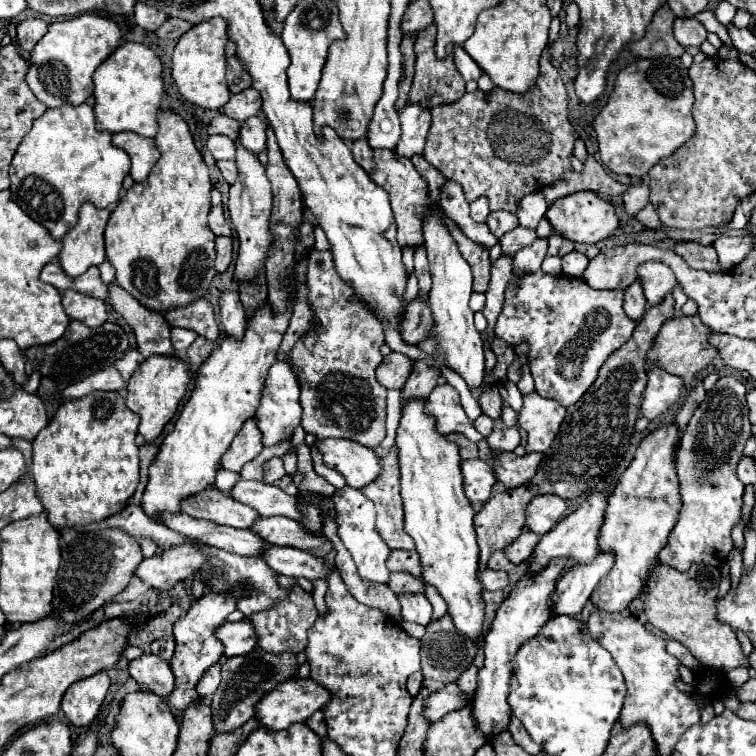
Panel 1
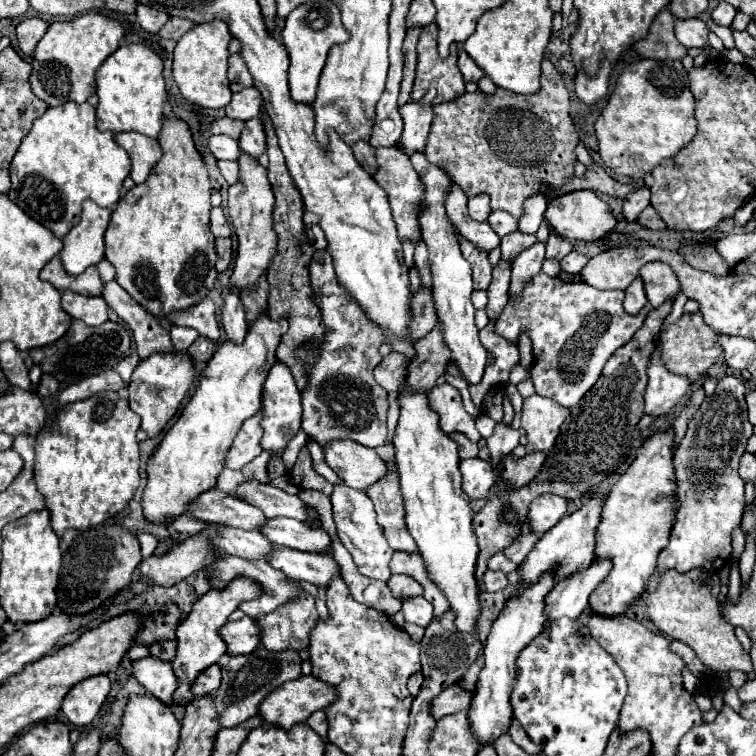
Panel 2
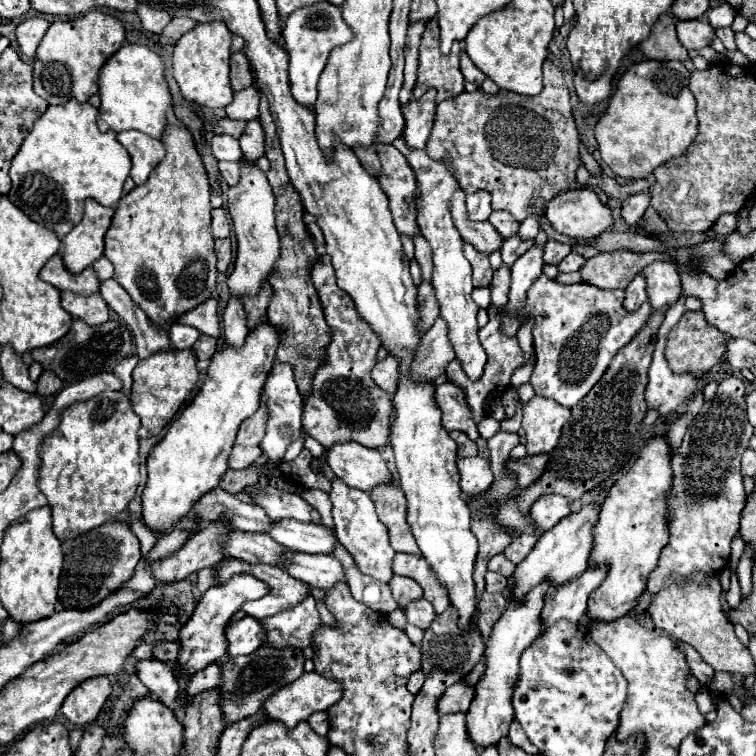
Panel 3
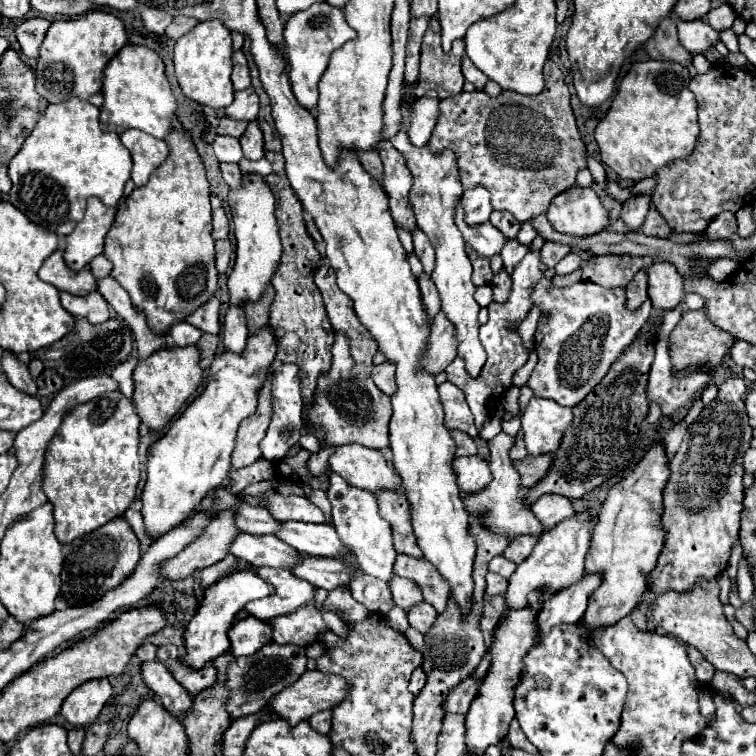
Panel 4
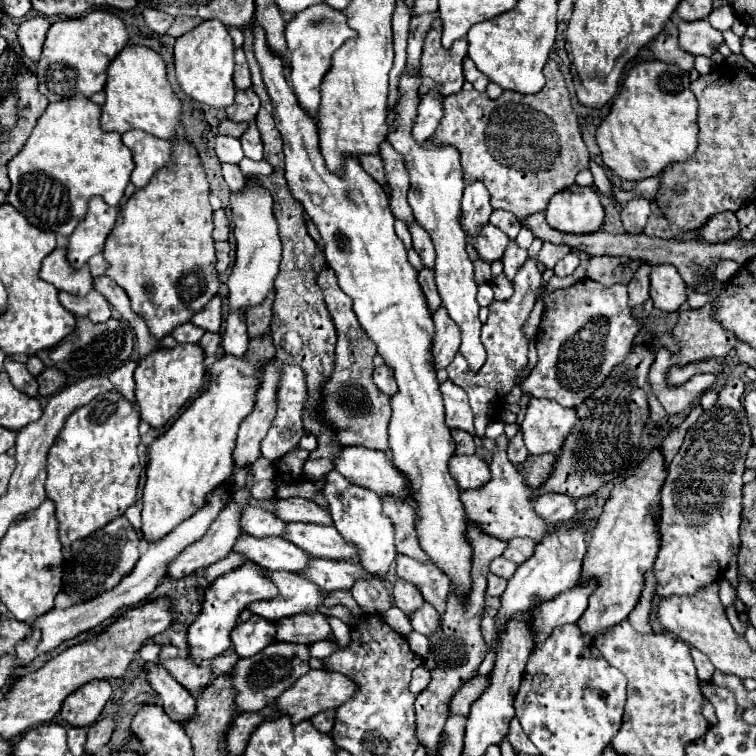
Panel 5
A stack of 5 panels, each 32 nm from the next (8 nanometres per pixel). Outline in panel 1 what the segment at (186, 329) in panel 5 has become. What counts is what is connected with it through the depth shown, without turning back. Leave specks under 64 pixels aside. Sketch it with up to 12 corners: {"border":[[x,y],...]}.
{"border":[[172,328],[172,346],[178,356],[196,340],[194,332]]}

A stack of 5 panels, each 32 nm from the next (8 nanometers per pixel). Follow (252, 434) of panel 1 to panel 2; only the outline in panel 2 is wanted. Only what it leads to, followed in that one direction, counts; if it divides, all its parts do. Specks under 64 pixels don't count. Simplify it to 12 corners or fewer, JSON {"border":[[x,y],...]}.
{"border":[[260,412],[242,424],[224,458],[242,470],[262,452]]}

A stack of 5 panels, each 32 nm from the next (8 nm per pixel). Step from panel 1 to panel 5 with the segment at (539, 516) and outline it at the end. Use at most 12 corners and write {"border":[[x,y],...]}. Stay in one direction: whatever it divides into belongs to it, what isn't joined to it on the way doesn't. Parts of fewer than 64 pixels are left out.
{"border":[[542,494],[536,514],[548,524],[572,520],[578,512],[564,494]]}

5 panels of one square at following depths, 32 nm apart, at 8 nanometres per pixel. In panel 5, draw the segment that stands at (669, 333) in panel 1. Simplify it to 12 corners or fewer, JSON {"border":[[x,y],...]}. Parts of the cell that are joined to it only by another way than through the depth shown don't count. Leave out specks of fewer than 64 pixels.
{"border":[[710,304],[682,310],[672,336],[676,366],[726,358],[736,336]]}

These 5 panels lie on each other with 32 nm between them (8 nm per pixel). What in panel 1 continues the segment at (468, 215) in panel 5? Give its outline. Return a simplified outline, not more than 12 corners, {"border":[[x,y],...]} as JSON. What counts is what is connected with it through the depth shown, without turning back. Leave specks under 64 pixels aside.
{"border":[[484,198],[470,204],[470,216],[476,222],[486,222],[490,214]]}

